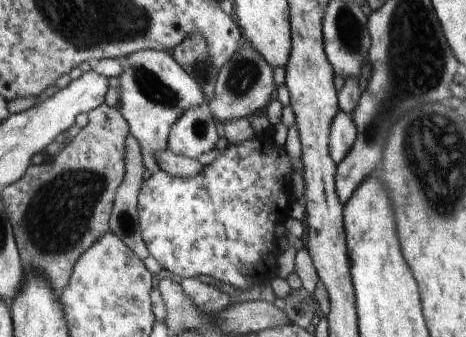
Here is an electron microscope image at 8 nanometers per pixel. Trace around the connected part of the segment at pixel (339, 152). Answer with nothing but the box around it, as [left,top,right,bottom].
[330,110,358,164]

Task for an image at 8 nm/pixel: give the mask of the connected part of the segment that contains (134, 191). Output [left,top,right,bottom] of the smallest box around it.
[108,134,152,262]

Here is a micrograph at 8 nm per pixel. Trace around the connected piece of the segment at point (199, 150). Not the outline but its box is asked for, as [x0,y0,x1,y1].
[168,105,218,159]

